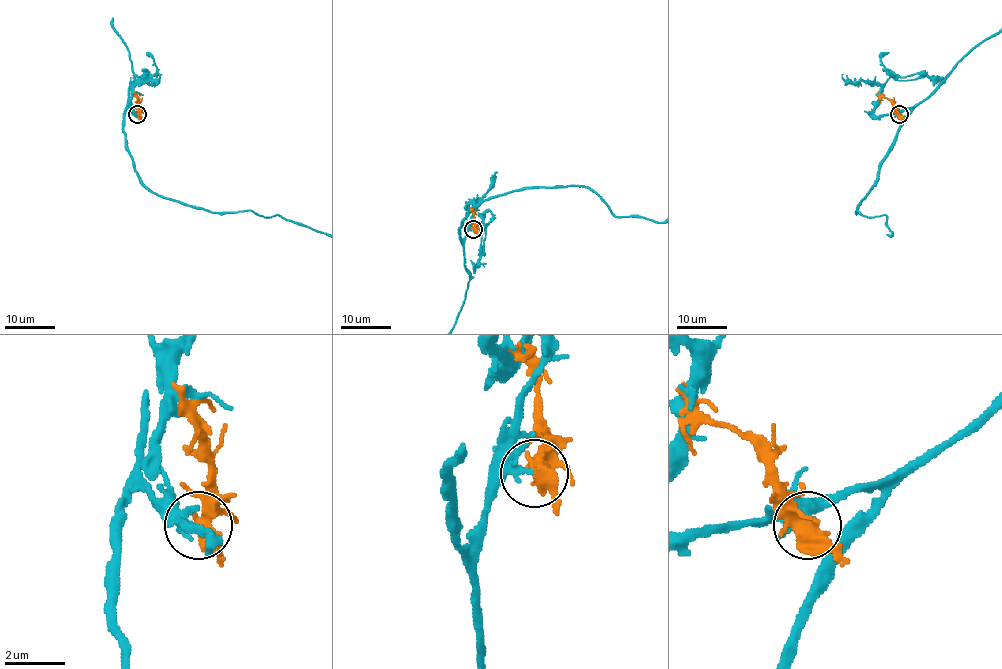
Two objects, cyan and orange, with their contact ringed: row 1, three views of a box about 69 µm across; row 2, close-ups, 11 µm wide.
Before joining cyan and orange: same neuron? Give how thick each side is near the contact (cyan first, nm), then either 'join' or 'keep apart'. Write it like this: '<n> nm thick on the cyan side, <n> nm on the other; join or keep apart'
200 nm thick on the cyan side, 400 nm on the other; keep apart

